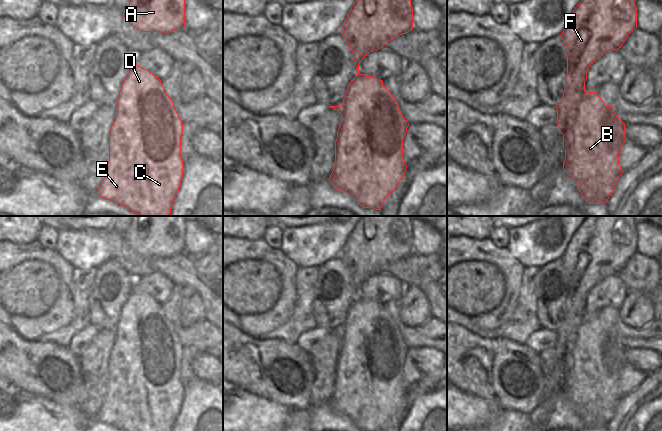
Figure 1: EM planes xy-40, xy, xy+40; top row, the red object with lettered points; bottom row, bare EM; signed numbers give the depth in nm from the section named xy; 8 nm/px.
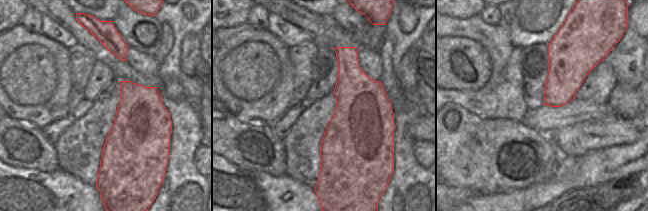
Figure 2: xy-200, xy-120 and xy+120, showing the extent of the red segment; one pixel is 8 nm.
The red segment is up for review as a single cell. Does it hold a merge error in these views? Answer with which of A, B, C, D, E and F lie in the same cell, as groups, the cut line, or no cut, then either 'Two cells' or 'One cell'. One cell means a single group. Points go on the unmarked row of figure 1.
Groups: A F / B C D E. Split along xy+40 (585, 316), (577, 331), (571, 367), (565, 374). Two cells

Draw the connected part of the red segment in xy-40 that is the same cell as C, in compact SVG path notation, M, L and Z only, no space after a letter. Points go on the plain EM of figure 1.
M135 284L125 301L115 327L115 343L109 355L109 385L97 419L124 431L172 431L183 401L181 359L183 345L161 304L137 289Z

